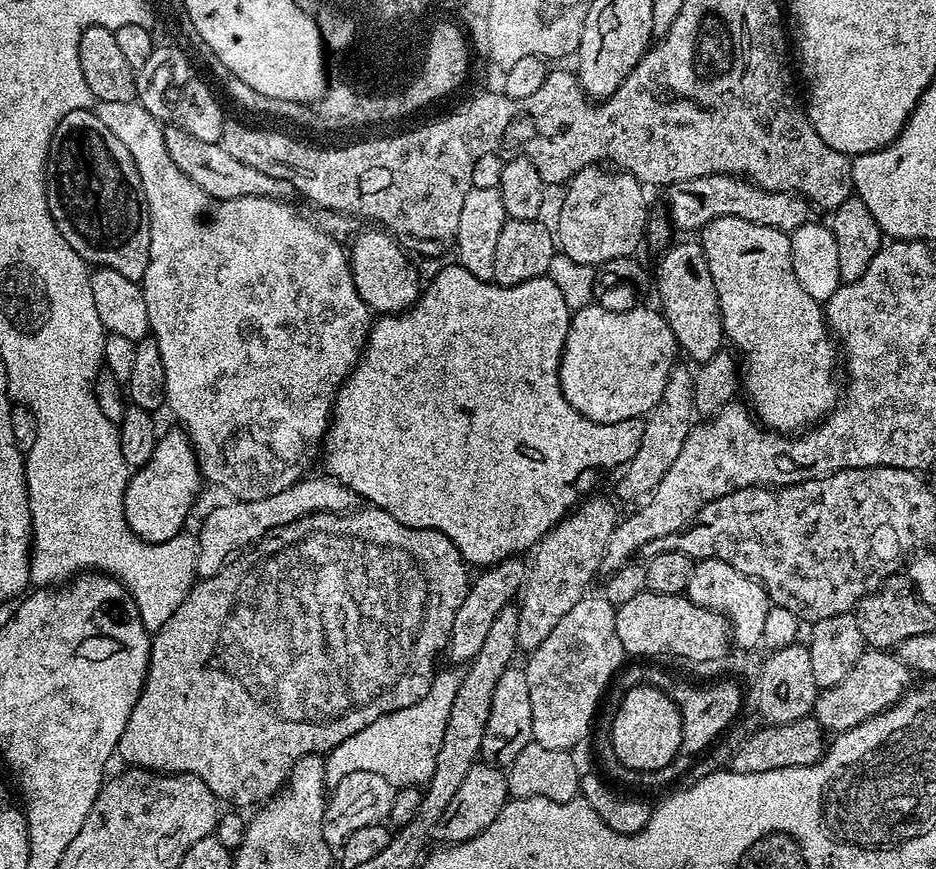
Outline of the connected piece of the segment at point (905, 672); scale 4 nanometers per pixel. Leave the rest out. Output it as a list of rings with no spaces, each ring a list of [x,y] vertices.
[[[866,650],[838,686],[830,686],[817,695],[811,715],[816,717],[825,733],[845,732],[894,706],[908,691],[912,679],[913,673],[891,651]]]

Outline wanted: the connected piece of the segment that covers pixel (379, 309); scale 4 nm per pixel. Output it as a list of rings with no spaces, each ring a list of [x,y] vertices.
[[[387,231],[364,232],[357,235],[350,244],[350,263],[352,265],[352,277],[354,286],[362,298],[362,302],[368,304],[369,309],[376,314],[395,314],[411,308],[415,304],[422,291],[422,280],[412,269],[408,256],[395,244]]]

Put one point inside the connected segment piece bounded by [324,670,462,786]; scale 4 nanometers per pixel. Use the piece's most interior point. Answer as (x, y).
(402, 746)

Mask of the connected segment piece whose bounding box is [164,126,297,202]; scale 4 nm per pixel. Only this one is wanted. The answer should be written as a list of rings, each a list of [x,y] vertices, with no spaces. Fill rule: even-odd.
[[[165,127],[166,150],[170,150],[170,159],[194,186],[201,188],[206,194],[210,194],[215,200],[233,200],[243,196],[257,196],[258,198],[274,198],[285,202],[291,201],[297,195],[294,186],[290,186],[288,180],[274,178],[265,174],[263,170],[257,170],[254,166],[242,166],[238,158],[228,153],[220,143],[202,142],[202,138],[194,138],[194,134],[186,134],[181,128]]]

